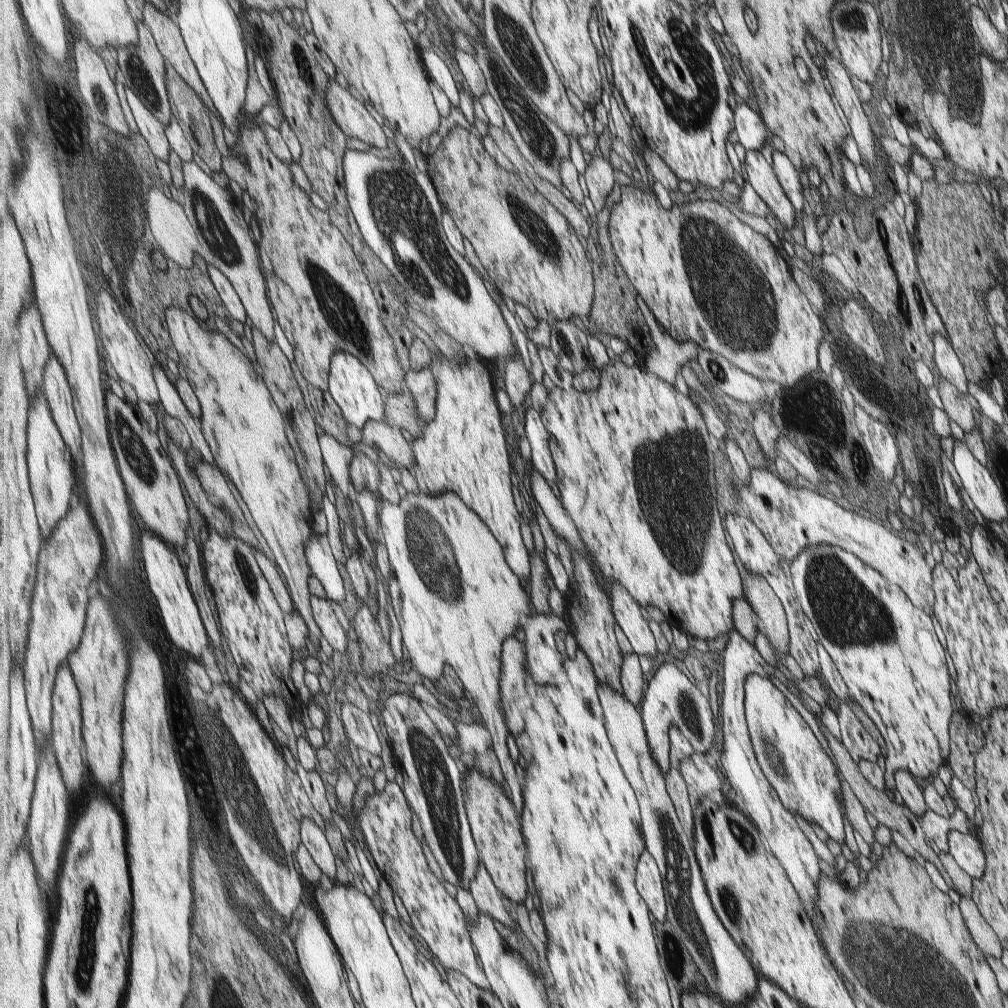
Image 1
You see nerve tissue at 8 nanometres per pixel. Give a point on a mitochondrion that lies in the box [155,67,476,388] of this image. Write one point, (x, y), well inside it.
(388, 187)

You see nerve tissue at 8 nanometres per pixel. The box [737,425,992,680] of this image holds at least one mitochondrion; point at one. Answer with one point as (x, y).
(847, 618)

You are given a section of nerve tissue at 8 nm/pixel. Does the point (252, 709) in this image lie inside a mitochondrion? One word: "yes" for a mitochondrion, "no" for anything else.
no

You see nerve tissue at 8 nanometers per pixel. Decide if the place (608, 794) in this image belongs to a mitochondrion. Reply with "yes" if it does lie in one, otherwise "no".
no

